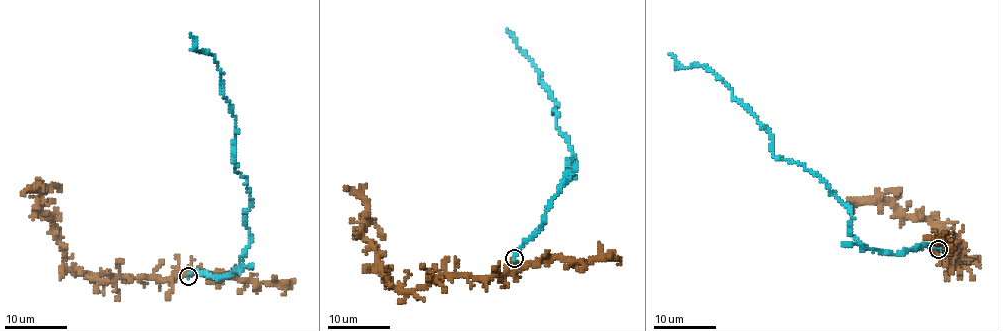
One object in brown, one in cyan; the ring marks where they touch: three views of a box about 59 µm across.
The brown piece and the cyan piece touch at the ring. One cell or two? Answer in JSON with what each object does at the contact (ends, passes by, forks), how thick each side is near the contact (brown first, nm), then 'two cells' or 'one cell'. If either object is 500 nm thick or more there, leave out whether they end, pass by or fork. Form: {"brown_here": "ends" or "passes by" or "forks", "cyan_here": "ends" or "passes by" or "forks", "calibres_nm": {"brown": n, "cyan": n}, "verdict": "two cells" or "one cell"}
{"brown_here": "ends", "cyan_here": "ends", "calibres_nm": {"brown": 440, "cyan": 220}, "verdict": "two cells"}

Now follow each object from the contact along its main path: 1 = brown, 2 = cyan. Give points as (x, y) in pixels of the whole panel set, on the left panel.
1: (187, 276), (192, 272), (99, 280), (74, 273), (52, 218), (38, 204), (42, 189), (20, 192)
2: (187, 276), (234, 273), (251, 240), (249, 189), (234, 167), (236, 125), (221, 93), (221, 72), (189, 33)

